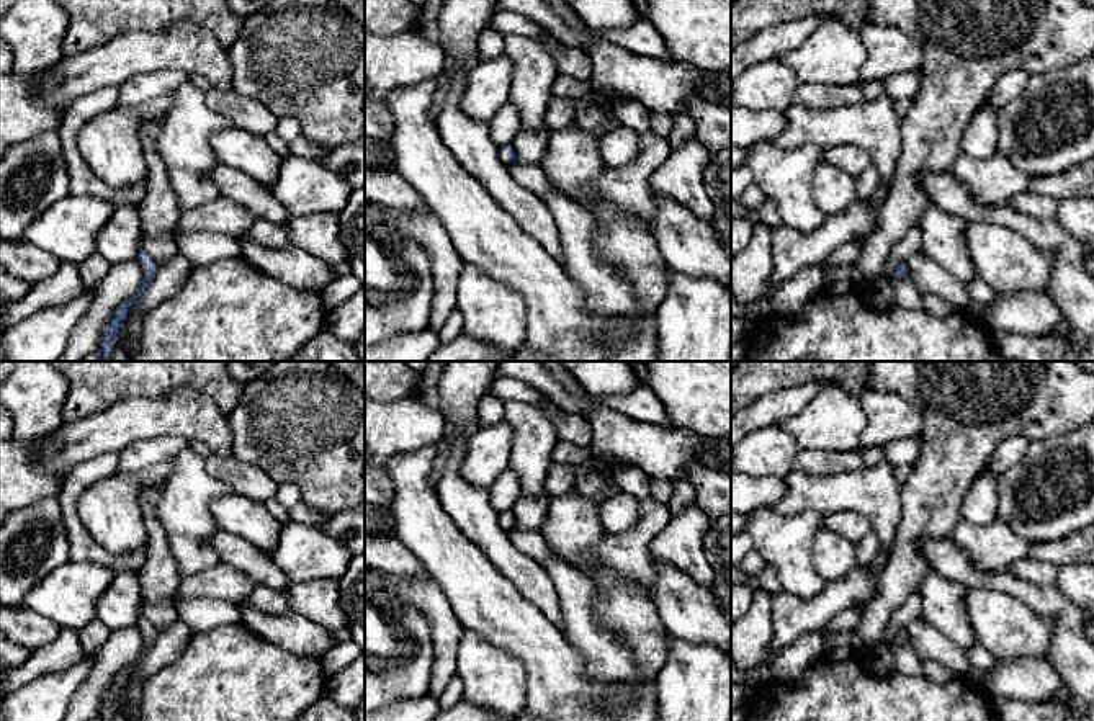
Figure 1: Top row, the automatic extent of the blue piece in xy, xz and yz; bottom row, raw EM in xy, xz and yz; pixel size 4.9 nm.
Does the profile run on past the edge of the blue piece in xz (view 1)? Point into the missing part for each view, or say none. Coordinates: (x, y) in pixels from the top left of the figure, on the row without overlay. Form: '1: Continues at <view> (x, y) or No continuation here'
1: Continues at xz (502, 517)

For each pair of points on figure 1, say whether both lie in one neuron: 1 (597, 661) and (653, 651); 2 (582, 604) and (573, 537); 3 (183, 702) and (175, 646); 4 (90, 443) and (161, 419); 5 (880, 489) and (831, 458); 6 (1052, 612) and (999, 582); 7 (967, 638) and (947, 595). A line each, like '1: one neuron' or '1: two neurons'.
1: two neurons
2: two neurons
3: two neurons
4: one neuron
5: two neurons
6: one neuron
7: one neuron

